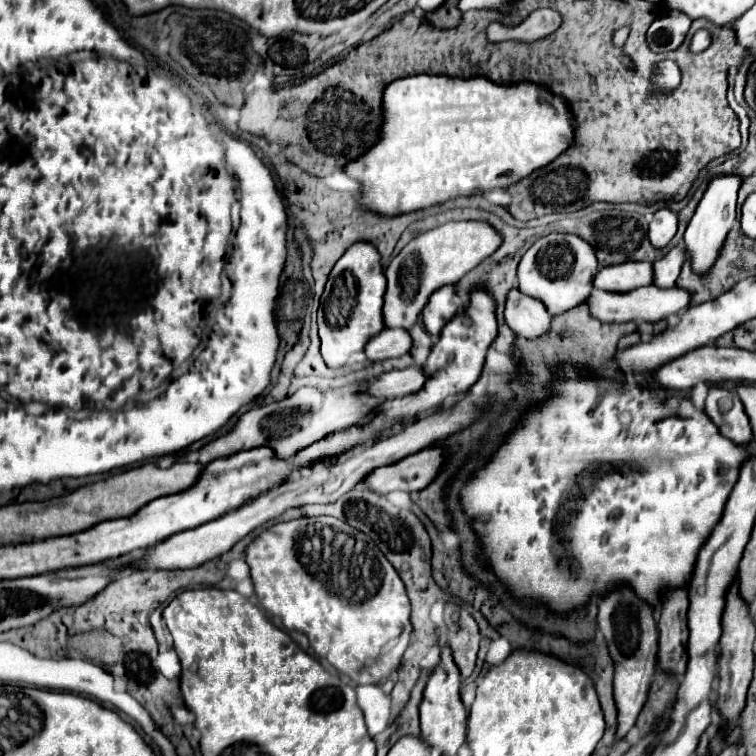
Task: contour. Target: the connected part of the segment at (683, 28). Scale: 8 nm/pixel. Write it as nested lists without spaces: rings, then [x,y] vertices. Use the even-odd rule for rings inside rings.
[[[663,11],[647,31],[647,43],[655,53],[679,49],[691,29],[693,19],[679,11]]]

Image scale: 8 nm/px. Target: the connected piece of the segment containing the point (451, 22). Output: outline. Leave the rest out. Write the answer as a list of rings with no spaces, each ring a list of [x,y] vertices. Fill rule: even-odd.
[[[443,5],[443,7],[439,7],[437,11],[433,11],[433,13],[429,13],[427,17],[431,17],[431,25],[435,25],[435,27],[443,27],[443,29],[449,29],[449,27],[455,27],[455,25],[459,25],[459,21],[461,21],[461,13],[455,9],[455,5]]]

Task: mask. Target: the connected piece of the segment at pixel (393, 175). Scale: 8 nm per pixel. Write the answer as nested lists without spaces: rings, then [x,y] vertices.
[[[413,75],[393,81],[383,93],[385,125],[379,143],[363,157],[349,163],[345,173],[361,181],[359,205],[383,215],[401,215],[431,207],[455,197],[467,197],[475,189],[507,189],[531,171],[559,157],[573,141],[575,121],[569,105],[539,85],[495,85],[485,77],[459,79],[447,75]]]

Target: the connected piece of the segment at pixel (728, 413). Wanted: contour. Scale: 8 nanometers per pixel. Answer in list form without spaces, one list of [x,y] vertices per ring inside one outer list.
[[[709,387],[705,401],[707,417],[717,425],[719,433],[723,433],[733,443],[749,443],[753,439],[749,417],[741,405],[741,399],[723,387]]]

